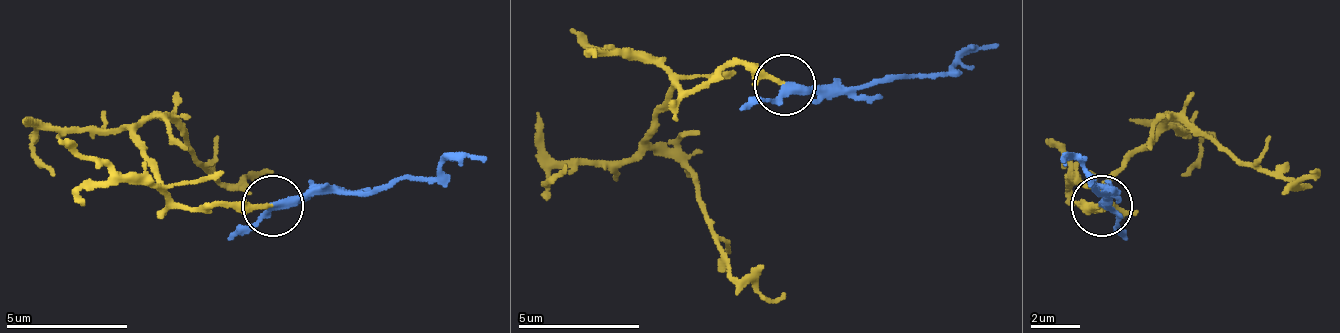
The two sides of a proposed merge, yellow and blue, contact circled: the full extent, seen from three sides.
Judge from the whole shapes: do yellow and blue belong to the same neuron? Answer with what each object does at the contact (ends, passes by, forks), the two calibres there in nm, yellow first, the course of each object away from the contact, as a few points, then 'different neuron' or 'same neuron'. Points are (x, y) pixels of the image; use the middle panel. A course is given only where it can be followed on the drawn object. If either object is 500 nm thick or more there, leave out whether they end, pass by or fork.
yellow passes by; blue passes by; calibres 140 and 280 nm; course yellow (783, 86), (741, 62), (673, 92), (649, 141), (679, 166), (716, 239), (716, 257), (771, 300), (783, 294); course blue (783, 86), (942, 74), (967, 49), (997, 43); same neuron

